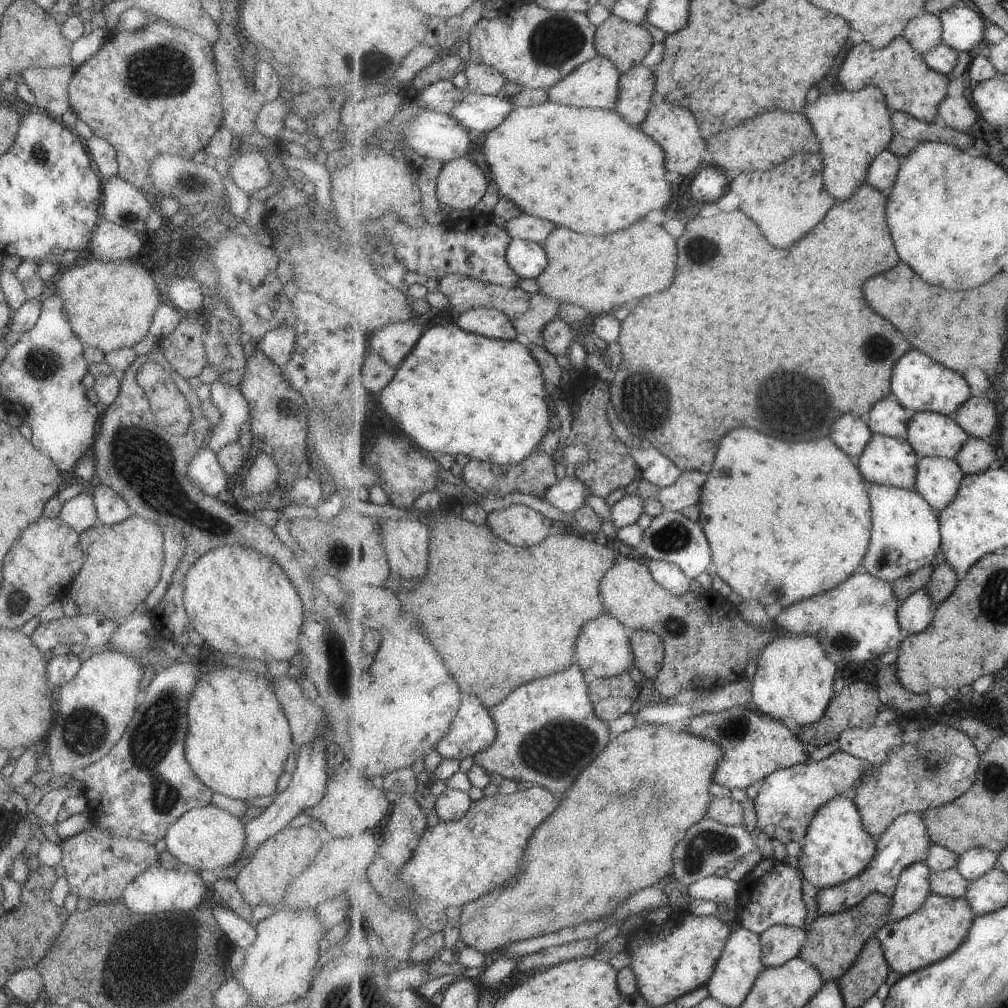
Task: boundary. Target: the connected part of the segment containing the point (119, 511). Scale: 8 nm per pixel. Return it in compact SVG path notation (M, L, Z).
M100 484L91 496L98 524L115 525L131 516L127 504L107 486Z

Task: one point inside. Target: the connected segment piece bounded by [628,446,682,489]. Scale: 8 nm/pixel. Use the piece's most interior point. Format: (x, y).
(658, 469)

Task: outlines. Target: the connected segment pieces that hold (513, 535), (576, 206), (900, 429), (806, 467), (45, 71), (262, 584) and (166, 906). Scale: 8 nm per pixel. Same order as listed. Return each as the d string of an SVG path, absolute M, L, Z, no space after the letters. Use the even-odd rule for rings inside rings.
M524 505L488 513L487 523L503 540L523 547L543 542L555 530L554 521Z
M548 101L547 104L534 105L533 107L517 107L508 116L507 119L494 130L485 134L480 140L482 153L489 165L492 174L492 185L497 187L497 193L502 198L513 200L517 206L521 206L521 210L526 214L533 214L539 218L547 218L551 222L555 222L557 226L567 226L571 230L577 232L587 232L587 234L609 234L609 232L617 232L621 228L631 226L635 220L645 218L651 210L663 208L665 204L669 204L673 192L671 192L672 184L665 180L667 170L665 168L665 152L653 138L639 127L631 127L623 118L613 109L591 109L588 107L575 107L570 105L561 105Z
M887 397L877 402L866 419L873 433L890 437L905 437L909 421L915 411L903 406L896 398Z
M737 428L731 434L727 434L727 438L723 438L719 452L715 456L713 470L708 473L708 476L709 480L707 480L703 498L699 504L702 515L698 521L703 524L712 546L712 557L714 558L712 570L744 600L753 599L757 603L762 603L763 606L780 604L784 610L796 602L831 591L850 578L861 565L872 538L872 509L869 498L871 482L863 477L857 461L839 448L830 437L813 440L813 442L781 442L777 438L771 438L767 434L755 432L749 428Z
M71 65L65 67L28 67L18 74L35 96L34 107L43 109L51 118L61 117L70 109L68 83L74 74Z
M240 545L223 546L206 551L200 555L187 570L183 580L184 590L182 593L182 606L184 612L187 614L188 620L191 622L196 634L204 641L206 650L209 654L214 655L220 660L239 661L246 663L250 659L263 661L264 663L270 661L289 661L292 656L298 652L298 637L300 636L303 623L302 601L299 599L297 590L291 585L286 573L274 562L273 559L266 555L256 552L254 549L249 549Z
M160 865L147 867L143 873L135 876L125 886L119 899L130 912L139 914L153 914L153 912L189 911L210 898L212 891L210 885L203 882L198 874L191 872L179 872L178 870L166 870Z

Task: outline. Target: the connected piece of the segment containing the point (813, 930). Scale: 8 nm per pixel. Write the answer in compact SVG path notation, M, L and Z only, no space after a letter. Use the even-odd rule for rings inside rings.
M872 893L860 904L839 913L820 913L808 926L806 946L799 957L809 962L821 975L824 982L841 979L854 966L866 943L889 922L892 898L880 893Z

